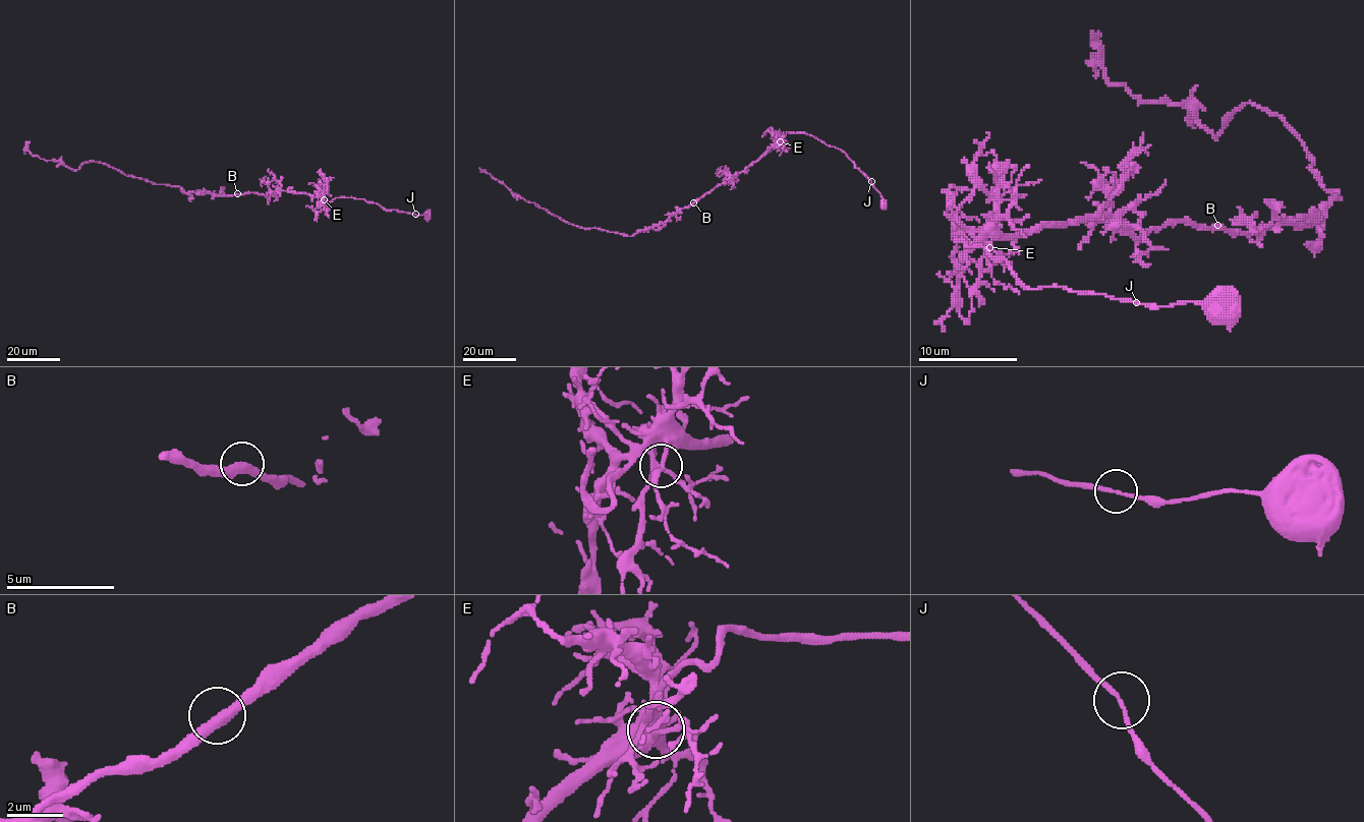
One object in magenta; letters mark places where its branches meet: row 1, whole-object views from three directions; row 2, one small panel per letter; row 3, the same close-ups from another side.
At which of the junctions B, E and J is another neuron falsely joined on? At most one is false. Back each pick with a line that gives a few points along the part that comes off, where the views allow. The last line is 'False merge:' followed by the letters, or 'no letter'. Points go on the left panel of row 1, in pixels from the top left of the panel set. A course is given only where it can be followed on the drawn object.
False merge: no letter

